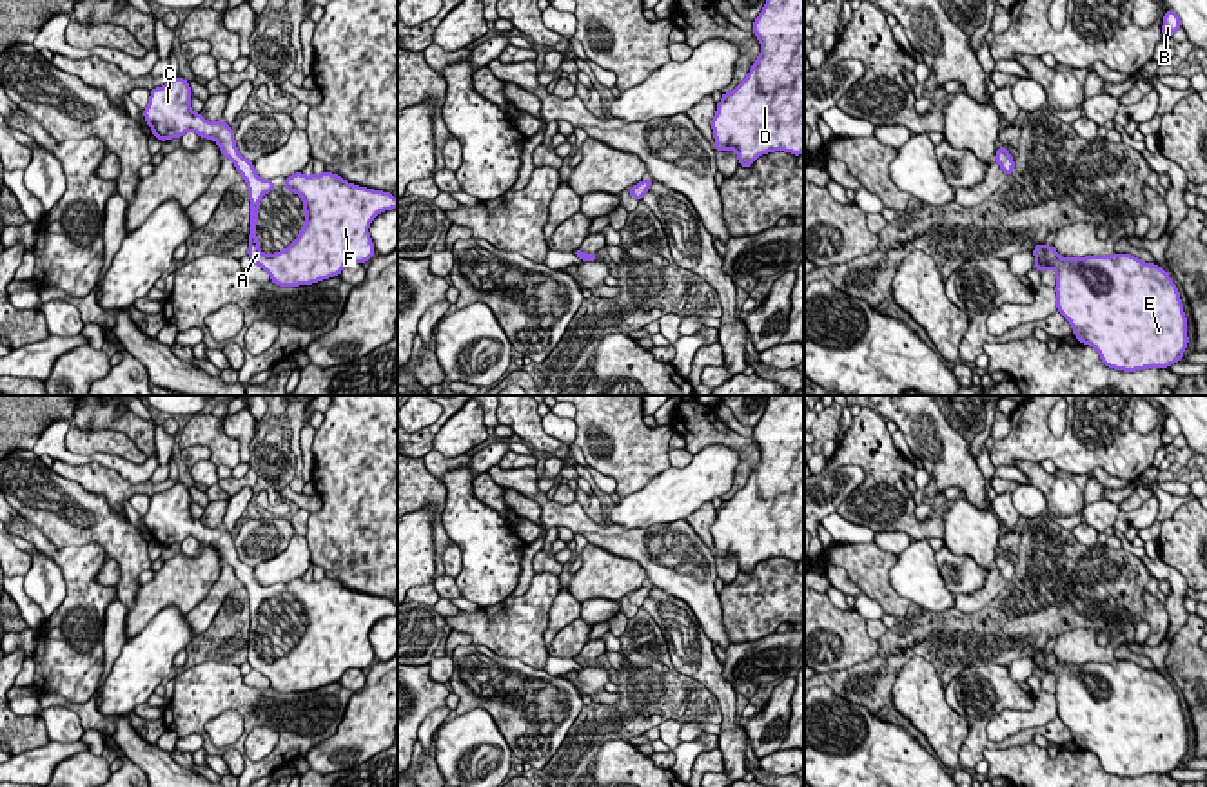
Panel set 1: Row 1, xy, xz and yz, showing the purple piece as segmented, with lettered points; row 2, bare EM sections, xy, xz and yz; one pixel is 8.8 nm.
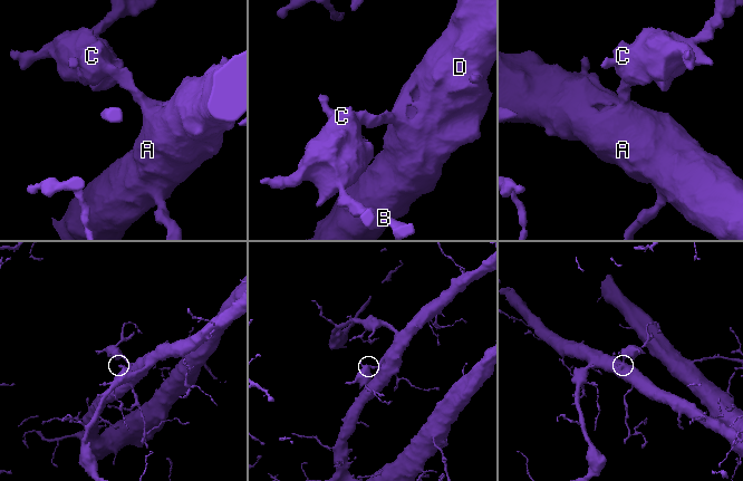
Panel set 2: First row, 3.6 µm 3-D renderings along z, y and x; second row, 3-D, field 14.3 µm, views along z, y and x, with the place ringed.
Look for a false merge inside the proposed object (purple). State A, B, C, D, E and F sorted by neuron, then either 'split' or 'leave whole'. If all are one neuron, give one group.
A B C D E F | leave whole

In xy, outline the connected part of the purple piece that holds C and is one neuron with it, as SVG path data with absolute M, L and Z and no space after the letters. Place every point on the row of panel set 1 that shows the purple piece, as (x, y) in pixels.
M182 76L151 89L143 111L147 125L160 140L182 138L194 131L214 140L221 154L234 161L249 187L250 234L247 256L269 272L280 287L312 285L339 276L347 263L365 263L376 252L368 227L385 210L397 209L392 192L374 190L345 181L332 172L285 178L285 190L303 199L305 225L299 236L281 252L267 256L256 238L260 199L274 190L274 180L261 180L254 163L238 152L234 131L223 120L207 121L191 109L191 87Z

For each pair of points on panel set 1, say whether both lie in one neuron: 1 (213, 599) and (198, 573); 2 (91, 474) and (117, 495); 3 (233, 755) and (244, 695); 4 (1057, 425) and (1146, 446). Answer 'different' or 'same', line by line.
1: different
2: same
3: different
4: different

